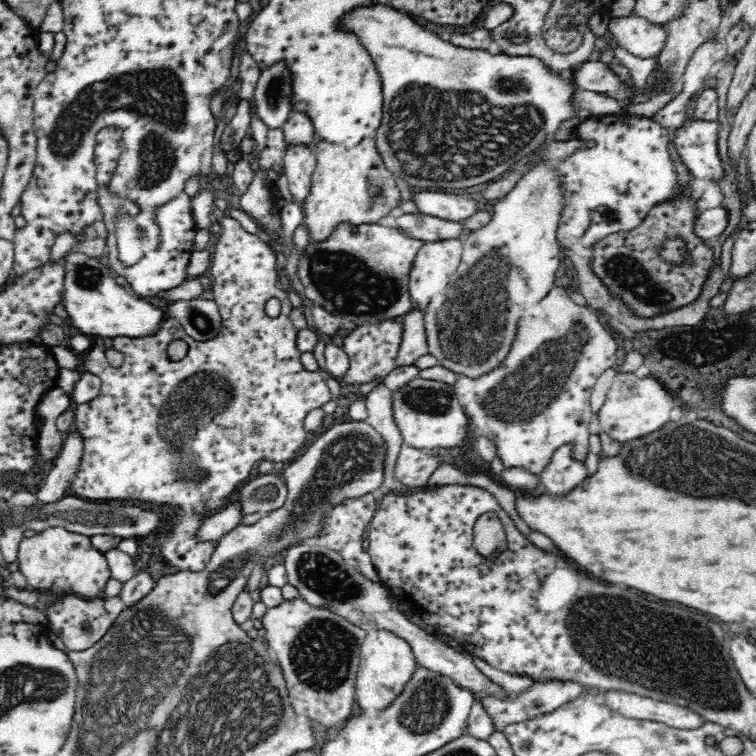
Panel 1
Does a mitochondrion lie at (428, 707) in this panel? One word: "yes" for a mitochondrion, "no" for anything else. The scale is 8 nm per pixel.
yes

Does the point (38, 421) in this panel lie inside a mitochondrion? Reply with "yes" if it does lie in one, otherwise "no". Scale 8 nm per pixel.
no

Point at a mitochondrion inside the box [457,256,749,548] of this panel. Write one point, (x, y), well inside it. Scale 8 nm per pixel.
(523, 395)

